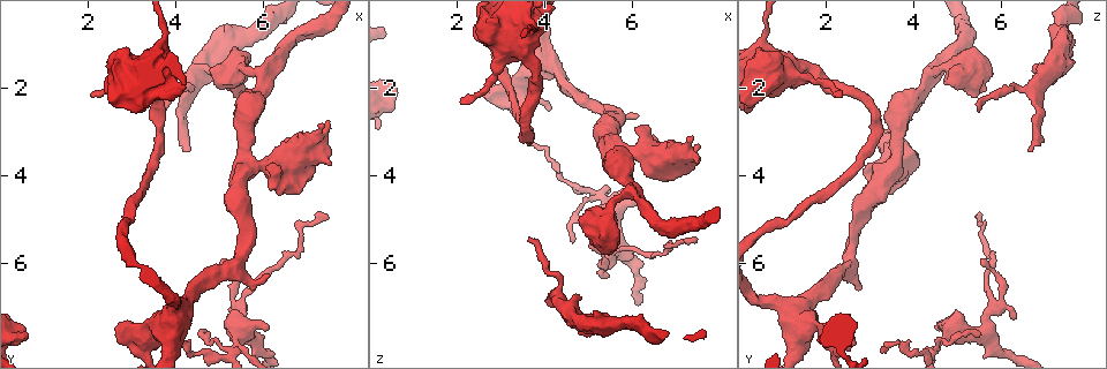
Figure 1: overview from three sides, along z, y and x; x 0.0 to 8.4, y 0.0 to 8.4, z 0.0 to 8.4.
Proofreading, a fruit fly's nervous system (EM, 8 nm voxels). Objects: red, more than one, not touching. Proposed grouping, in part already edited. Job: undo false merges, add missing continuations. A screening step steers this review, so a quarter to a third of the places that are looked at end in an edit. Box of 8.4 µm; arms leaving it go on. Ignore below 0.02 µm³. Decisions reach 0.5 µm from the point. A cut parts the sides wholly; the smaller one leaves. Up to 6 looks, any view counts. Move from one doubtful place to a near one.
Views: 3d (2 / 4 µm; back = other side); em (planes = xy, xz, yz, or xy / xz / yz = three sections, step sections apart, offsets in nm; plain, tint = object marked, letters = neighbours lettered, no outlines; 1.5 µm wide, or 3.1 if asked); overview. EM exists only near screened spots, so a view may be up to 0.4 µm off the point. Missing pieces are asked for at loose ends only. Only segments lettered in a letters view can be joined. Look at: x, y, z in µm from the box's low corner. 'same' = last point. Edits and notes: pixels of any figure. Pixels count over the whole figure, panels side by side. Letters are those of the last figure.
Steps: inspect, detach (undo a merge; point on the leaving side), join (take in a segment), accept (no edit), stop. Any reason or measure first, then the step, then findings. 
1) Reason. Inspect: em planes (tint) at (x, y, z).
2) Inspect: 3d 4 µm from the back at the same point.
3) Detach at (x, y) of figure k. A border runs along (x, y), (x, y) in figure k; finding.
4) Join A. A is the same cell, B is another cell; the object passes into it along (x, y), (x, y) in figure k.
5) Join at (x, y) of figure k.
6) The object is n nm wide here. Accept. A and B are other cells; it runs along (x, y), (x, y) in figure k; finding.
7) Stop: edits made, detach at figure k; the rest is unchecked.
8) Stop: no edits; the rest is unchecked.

Thick turns thin. Inspect: 3d 2 µm at (3.70, 0.60, 0.70).

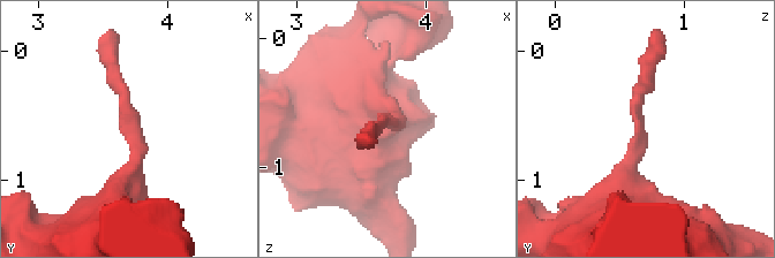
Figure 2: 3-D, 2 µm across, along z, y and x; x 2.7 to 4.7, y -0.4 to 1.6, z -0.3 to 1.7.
Now the EM. Inspect: em xz step 4 (tint) at (3.68, 0.60, 0.64).

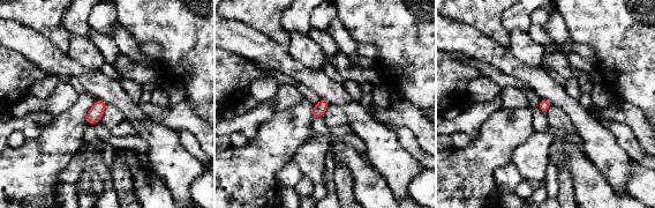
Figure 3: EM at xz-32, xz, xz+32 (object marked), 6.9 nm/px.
Cut it another way. Inspect: em planes (letters) at the same point.

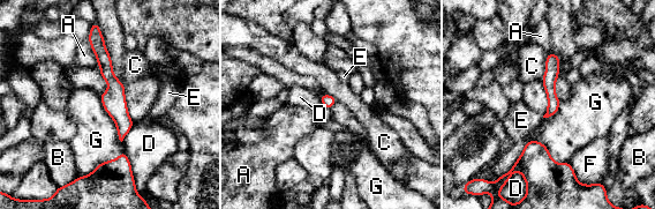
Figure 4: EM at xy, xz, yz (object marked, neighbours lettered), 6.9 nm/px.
The object is 90 nm wide here. Accept. A, B, C, D, E, F and G are other cells; it runs along (97, 35), (115, 87), (121, 135) in figure 4; one neuron here.

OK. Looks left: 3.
An open end. Inspect: 3d 2 µm at (2.05, 2.20, 2.40).

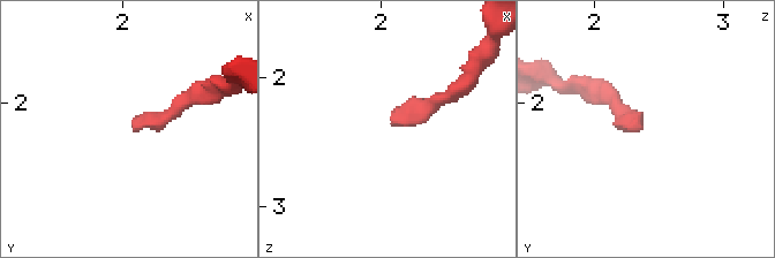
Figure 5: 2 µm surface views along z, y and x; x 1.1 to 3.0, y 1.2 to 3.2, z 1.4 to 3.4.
Inspect: em yz step 8 (tint) at (2.08, 2.20, 2.36).

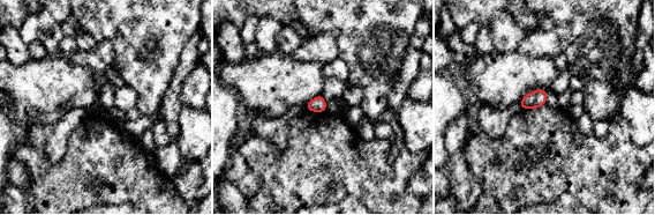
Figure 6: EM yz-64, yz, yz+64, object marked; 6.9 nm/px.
Inspect: em planes (letters) at the same point.

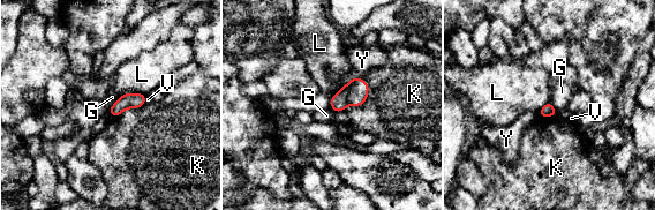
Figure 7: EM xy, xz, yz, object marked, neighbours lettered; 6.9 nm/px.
The object is 90 nm wide here. Accept. G, K, L, V and Y are other cells; a border runs along (364, 80), (367, 98), (343, 110) in figure 7; none of them fits.

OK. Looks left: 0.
Stop: no edits; the rest is unchecked.

